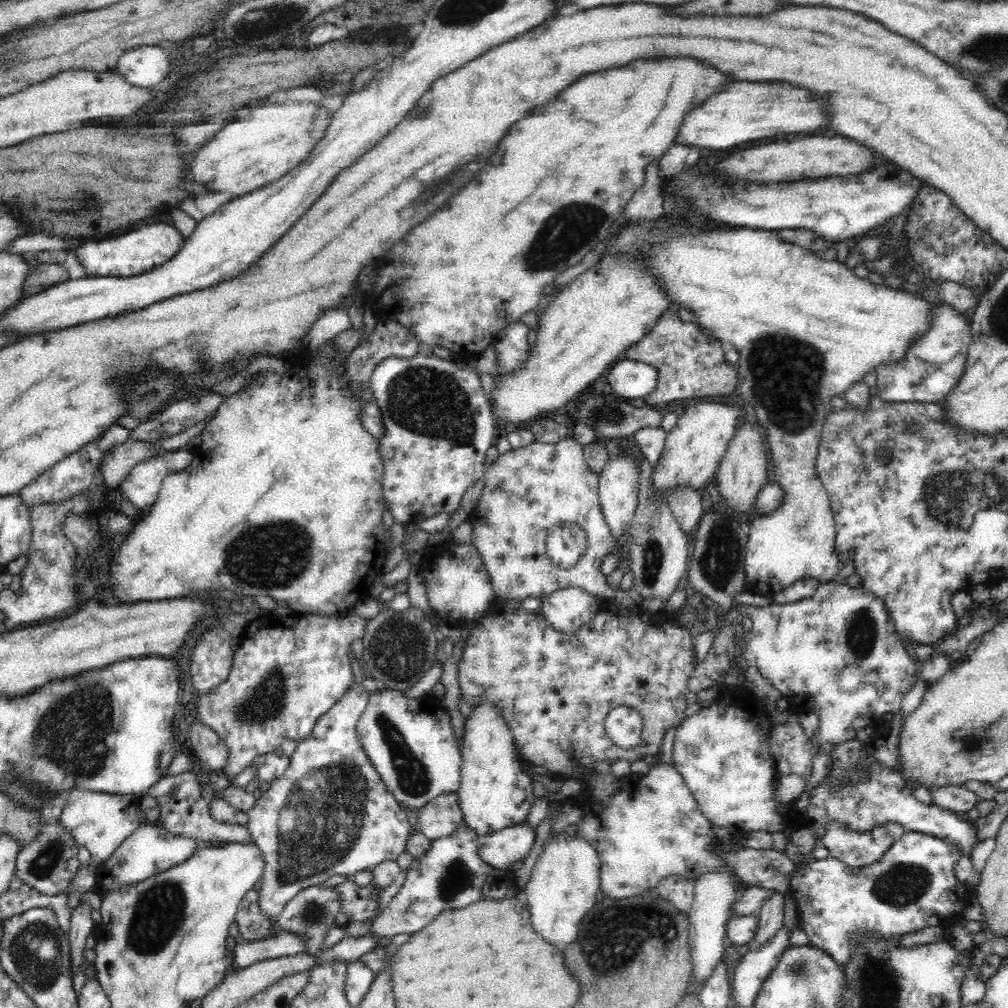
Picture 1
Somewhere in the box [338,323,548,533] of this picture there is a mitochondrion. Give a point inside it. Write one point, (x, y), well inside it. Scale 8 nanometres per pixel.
(424, 401)

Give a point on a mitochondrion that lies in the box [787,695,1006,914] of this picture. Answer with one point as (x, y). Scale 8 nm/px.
(904, 885)

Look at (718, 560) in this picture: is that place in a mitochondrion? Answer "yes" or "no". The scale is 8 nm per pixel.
yes

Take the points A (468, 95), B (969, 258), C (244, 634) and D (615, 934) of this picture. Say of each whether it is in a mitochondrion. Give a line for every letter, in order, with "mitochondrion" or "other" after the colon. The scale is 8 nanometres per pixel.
A: other
B: other
C: other
D: mitochondrion

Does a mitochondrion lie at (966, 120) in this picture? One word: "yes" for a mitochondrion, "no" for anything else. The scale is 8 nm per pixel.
no

